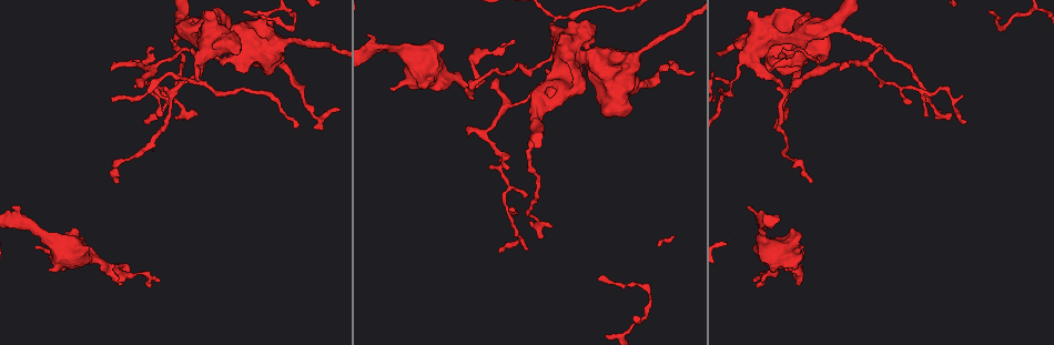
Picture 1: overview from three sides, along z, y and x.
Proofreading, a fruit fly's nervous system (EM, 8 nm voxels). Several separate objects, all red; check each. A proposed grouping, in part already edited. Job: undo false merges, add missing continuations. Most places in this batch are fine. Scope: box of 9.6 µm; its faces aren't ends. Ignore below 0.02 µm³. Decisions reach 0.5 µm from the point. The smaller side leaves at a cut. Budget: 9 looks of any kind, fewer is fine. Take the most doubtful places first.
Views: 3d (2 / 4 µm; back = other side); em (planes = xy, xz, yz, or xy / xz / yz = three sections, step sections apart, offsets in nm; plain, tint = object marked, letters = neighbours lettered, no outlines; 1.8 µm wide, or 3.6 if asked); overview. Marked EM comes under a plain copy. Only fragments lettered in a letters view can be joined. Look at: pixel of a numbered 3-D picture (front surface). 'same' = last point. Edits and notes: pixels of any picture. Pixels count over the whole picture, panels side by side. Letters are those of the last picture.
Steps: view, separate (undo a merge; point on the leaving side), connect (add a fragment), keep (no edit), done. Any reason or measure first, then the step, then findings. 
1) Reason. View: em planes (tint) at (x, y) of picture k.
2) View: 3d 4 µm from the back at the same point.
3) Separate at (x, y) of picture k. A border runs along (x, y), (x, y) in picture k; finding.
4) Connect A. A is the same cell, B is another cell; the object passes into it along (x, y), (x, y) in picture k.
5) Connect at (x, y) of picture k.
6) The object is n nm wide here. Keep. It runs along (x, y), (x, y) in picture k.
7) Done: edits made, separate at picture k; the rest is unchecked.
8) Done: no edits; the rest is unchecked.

Small branch off a trunk. View: 3d 4 µm at (773, 36) of picture 1.

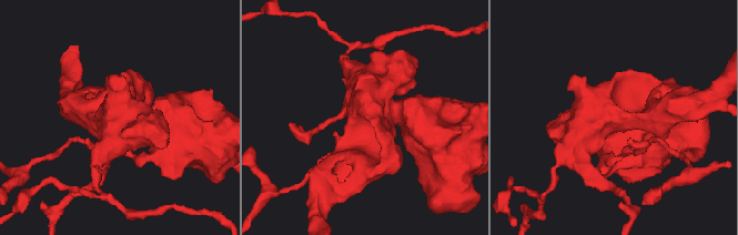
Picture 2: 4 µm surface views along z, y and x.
Shape alone is not enough. View: em 3.6 µm planes (tint) at (380, 115) of picture 2.

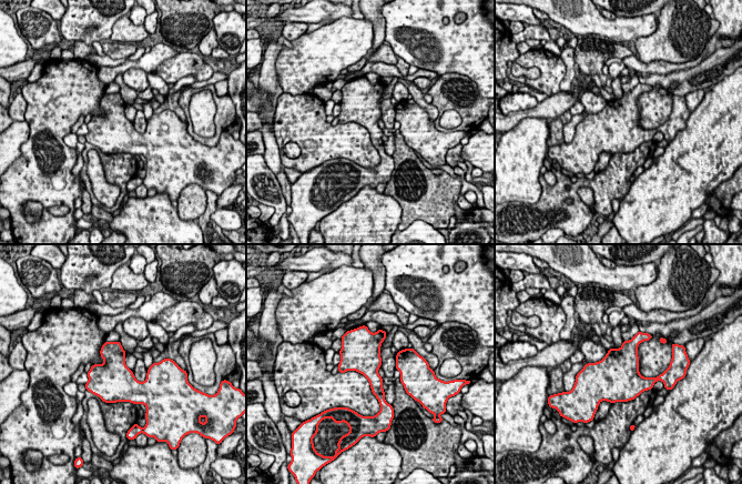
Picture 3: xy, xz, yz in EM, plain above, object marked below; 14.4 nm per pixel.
View: em 3.6 µm planes (letters) at the same point.

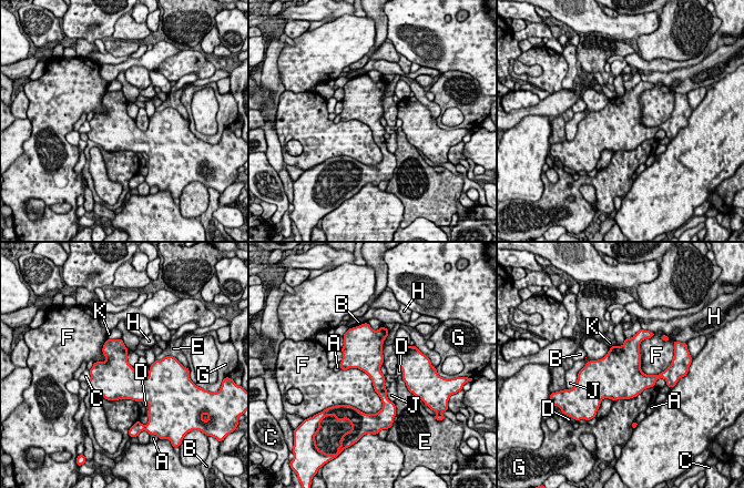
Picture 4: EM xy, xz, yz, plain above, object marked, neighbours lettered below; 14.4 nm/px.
The longest contact is with F, 800 nm. Keep. A, B, C, D, E, F, G, H, J and K are other cells; a border runs along (340, 368), (362, 369), (383, 403) in picture 4; all the same neuron.

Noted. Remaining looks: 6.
Calibre changes. View: 3d 2 µm at (476, 69) of picture 1.

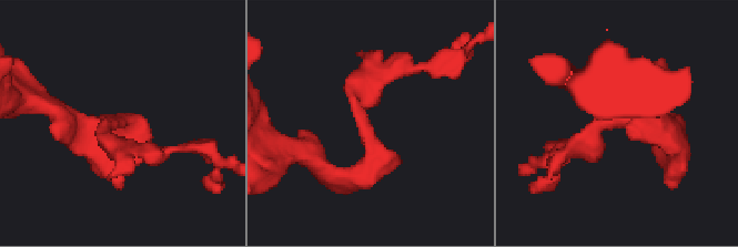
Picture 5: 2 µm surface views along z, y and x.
View: em planes (letters) at (119, 120) of picture 5.

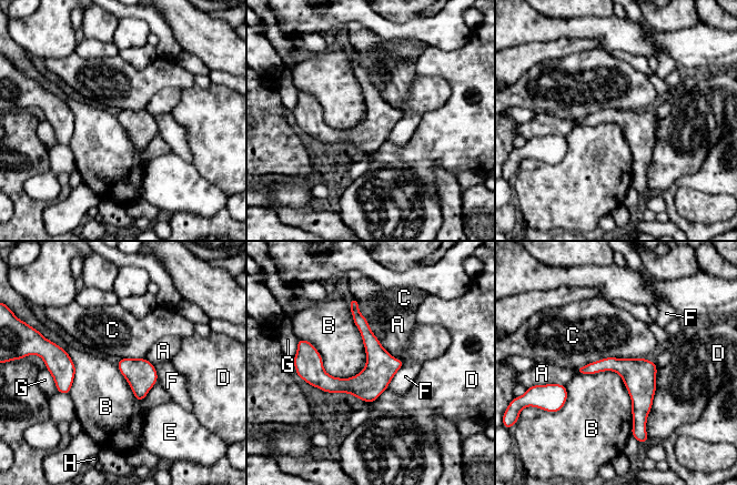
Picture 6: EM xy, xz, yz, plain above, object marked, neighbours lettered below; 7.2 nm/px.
The object is 220 nm wide here; the longest contact is with B, 550 nm. Keep. A, B, C, D, E, F, G and H are other cells; one neuron here.

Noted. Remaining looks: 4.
Long arm stops here. View: 3d 2 µm at (542, 238) of picture 1.

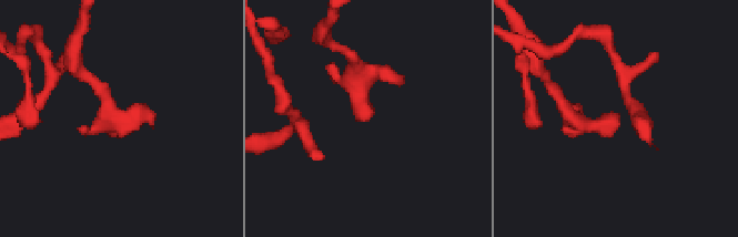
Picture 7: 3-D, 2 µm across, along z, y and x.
Need the tissue. View: em xy step 8 (tint) at (369, 115) of picture 7.

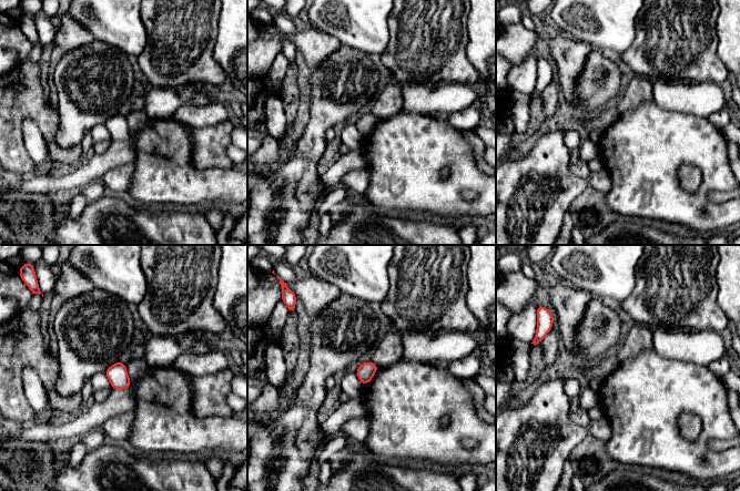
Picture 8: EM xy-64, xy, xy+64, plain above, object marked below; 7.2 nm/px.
View: em planes (letters) at the same point.

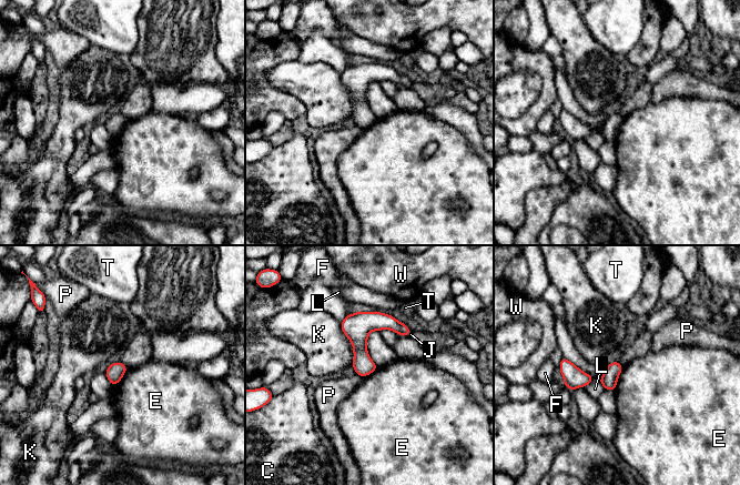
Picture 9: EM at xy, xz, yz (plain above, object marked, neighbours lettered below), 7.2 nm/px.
The object is 120 nm wide here. Keep. C, E, F, J, K, L, P, T and W are other cells; a border runs along (624, 366), (614, 390) in picture 9; no lettered fragment goes on from it.

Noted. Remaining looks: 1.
Done: no edits; the rest is unchecked.

